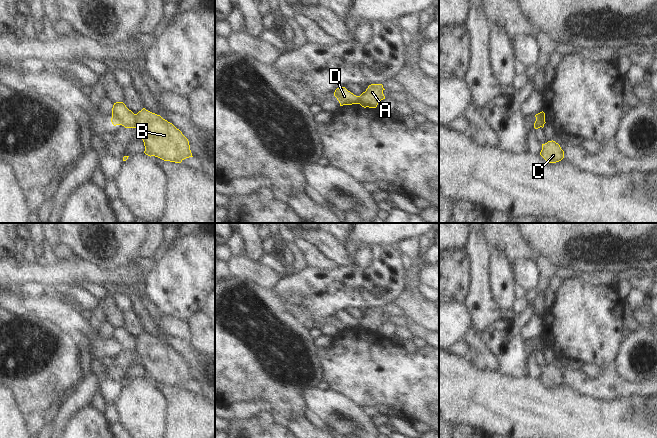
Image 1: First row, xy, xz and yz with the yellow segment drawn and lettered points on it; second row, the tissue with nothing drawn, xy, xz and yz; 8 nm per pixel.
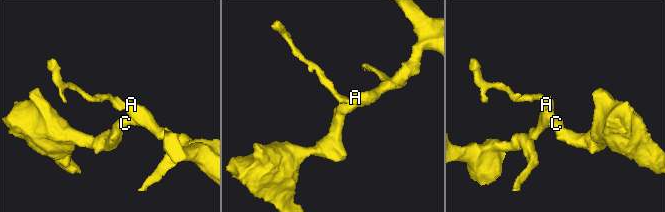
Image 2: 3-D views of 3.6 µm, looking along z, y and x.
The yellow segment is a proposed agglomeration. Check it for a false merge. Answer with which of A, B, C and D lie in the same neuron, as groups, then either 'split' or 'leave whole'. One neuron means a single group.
A B C / D; split

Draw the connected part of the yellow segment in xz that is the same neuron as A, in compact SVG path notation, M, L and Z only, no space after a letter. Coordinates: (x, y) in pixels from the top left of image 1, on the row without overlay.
M371 308L365 316L360 319L360 329L364 332L376 332L378 327L385 323L382 308Z

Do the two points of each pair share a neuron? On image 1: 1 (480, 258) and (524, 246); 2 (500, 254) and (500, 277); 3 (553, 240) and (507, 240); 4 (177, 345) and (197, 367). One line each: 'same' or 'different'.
1: different
2: same
3: different
4: same

